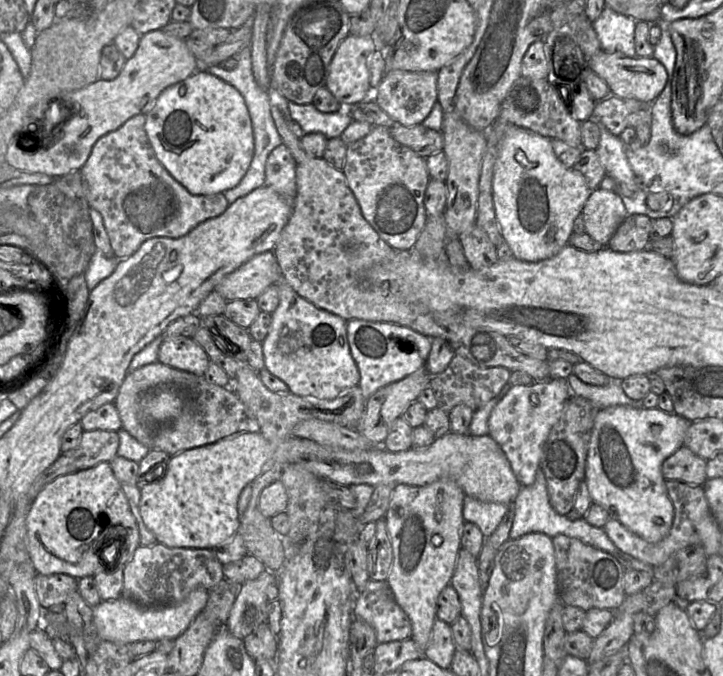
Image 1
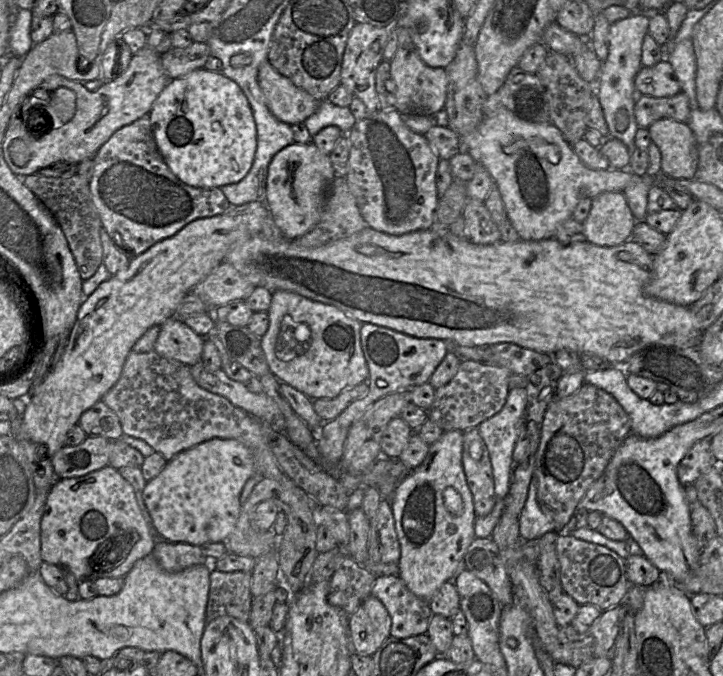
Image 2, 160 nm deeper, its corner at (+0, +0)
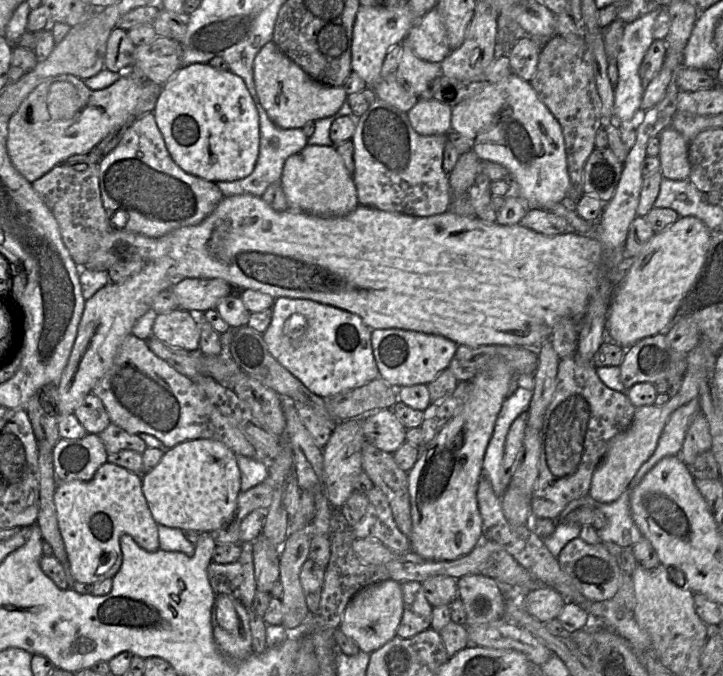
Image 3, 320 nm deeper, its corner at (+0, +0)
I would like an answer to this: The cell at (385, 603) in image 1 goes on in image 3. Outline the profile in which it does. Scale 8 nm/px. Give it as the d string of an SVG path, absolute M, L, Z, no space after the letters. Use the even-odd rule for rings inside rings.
M405 581L401 583L403 614L396 635L411 638L431 628L433 606L428 602L422 583Z

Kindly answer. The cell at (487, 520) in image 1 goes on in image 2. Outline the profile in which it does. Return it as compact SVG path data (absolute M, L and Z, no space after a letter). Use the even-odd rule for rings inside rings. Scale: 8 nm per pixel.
M514 388L509 391L503 408L497 414L481 422L479 426L477 426L479 434L484 440L489 453L492 465L496 500L492 511L488 515L481 517L476 516L474 523L476 537L490 537L505 509L505 498L509 492L509 487L511 484L511 471L514 464L512 458L513 451L516 445L518 430L525 412L526 404L526 389Z

